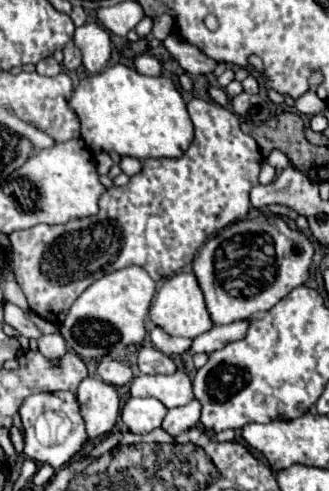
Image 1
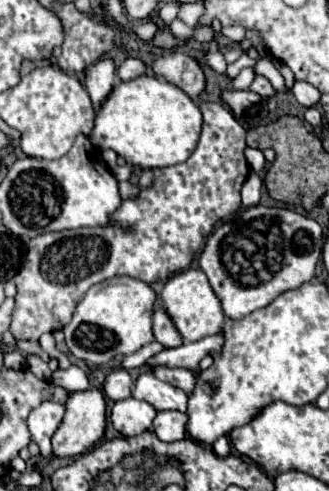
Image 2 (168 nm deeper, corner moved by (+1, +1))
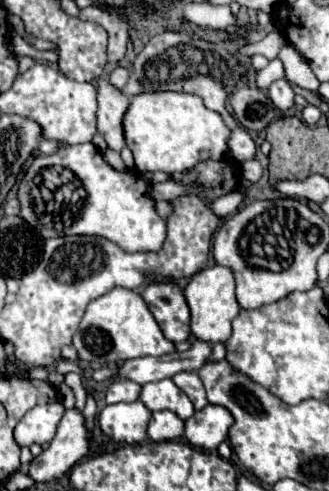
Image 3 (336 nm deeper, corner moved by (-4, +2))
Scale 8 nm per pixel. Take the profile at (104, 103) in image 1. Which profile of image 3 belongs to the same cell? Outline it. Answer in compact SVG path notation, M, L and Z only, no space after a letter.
M152 92L152 94L136 94L130 100L130 106L124 114L124 142L126 146L132 150L134 154L134 162L136 168L140 172L156 172L162 170L166 174L172 172L182 172L192 168L198 160L206 160L206 158L216 158L220 160L222 156L230 156L228 150L228 128L224 124L224 120L220 118L218 112L212 112L204 106L202 98L196 94L186 94L186 92Z

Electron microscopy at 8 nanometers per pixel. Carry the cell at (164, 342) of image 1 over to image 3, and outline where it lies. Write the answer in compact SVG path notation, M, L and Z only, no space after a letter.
M172 282L150 284L142 298L170 342L186 342L190 338L190 312L182 288Z

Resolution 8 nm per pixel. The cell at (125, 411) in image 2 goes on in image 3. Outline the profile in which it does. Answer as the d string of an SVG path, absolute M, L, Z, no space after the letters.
M140 402L110 404L100 412L100 428L120 444L140 444L148 438L152 412Z

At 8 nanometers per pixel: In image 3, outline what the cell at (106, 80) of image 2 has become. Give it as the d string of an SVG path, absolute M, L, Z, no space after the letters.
M104 76L96 80L98 90L98 132L104 136L108 148L121 152L124 148L124 132L122 132L122 116L130 104L130 98L122 94L116 86L112 86Z

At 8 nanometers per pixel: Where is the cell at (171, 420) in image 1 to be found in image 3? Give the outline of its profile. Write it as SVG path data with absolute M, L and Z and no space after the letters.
M162 410L162 412L152 412L150 424L148 424L148 436L156 442L164 442L164 440L176 440L184 434L184 422L172 414L170 410Z

